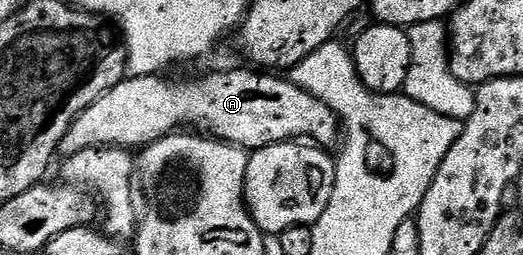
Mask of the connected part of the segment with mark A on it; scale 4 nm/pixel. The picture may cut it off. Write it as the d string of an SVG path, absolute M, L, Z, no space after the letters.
M252 68L249 69L233 69L230 73L213 73L210 77L199 78L198 81L164 81L164 76L161 75L154 75L151 77L126 76L124 81L120 81L114 89L104 93L98 101L91 103L91 107L87 107L87 111L83 111L72 123L70 123L67 135L63 135L63 139L61 140L61 147L59 150L60 156L66 159L84 149L99 149L102 147L134 147L133 145L137 145L136 147L144 147L153 141L163 139L168 133L178 132L179 127L188 127L193 131L204 131L208 136L216 137L219 141L230 141L232 145L238 145L241 149L246 151L256 151L259 149L266 149L272 145L282 145L285 141L297 143L302 139L308 139L312 144L326 151L333 151L338 148L343 133L339 128L337 116L331 111L331 107L327 107L327 103L315 99L315 95L311 95L308 89L300 89L291 79L285 78L284 81L284 79L281 78L284 76L274 75L269 71L254 71Z

